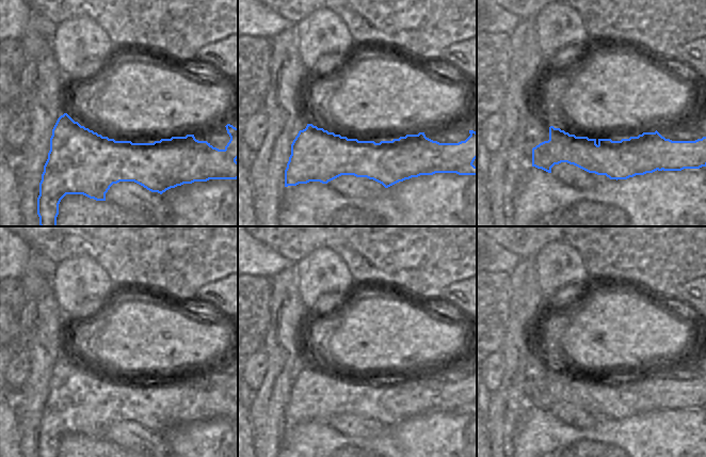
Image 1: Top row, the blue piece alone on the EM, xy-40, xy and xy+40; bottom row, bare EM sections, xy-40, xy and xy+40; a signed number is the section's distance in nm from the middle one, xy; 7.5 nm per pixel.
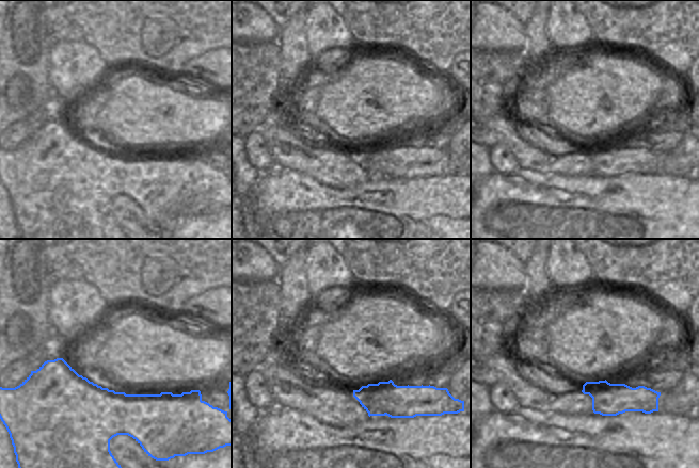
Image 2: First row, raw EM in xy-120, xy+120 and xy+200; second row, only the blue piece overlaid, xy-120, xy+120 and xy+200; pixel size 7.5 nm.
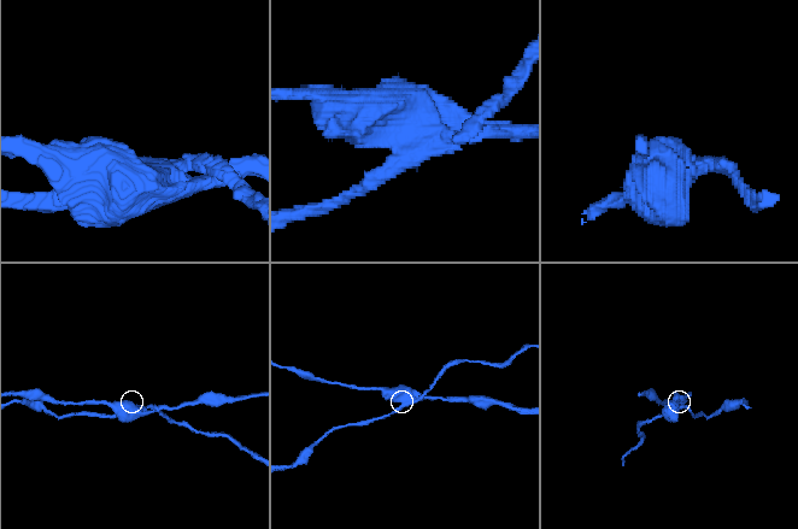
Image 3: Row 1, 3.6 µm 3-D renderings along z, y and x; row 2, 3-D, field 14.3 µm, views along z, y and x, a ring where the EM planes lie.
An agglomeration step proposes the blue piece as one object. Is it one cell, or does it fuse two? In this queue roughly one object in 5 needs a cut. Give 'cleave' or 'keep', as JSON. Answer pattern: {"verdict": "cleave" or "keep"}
{"verdict": "cleave"}

